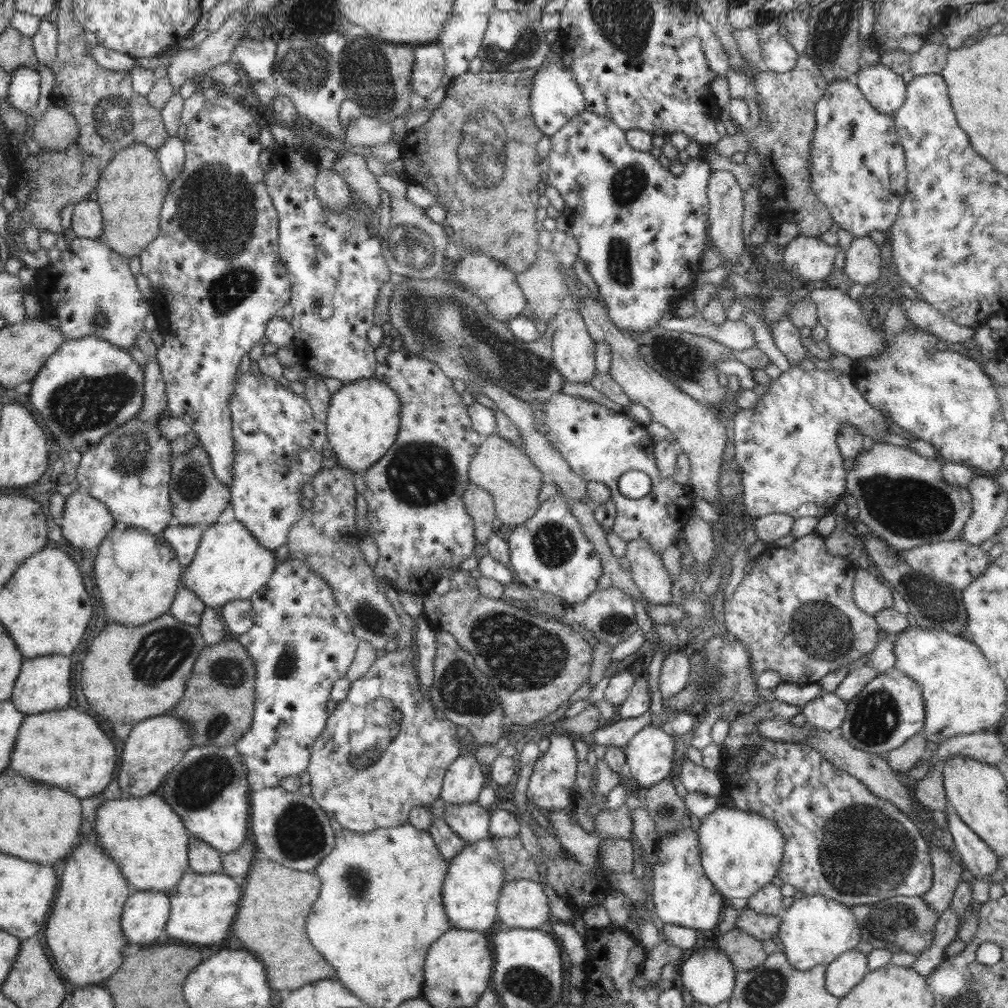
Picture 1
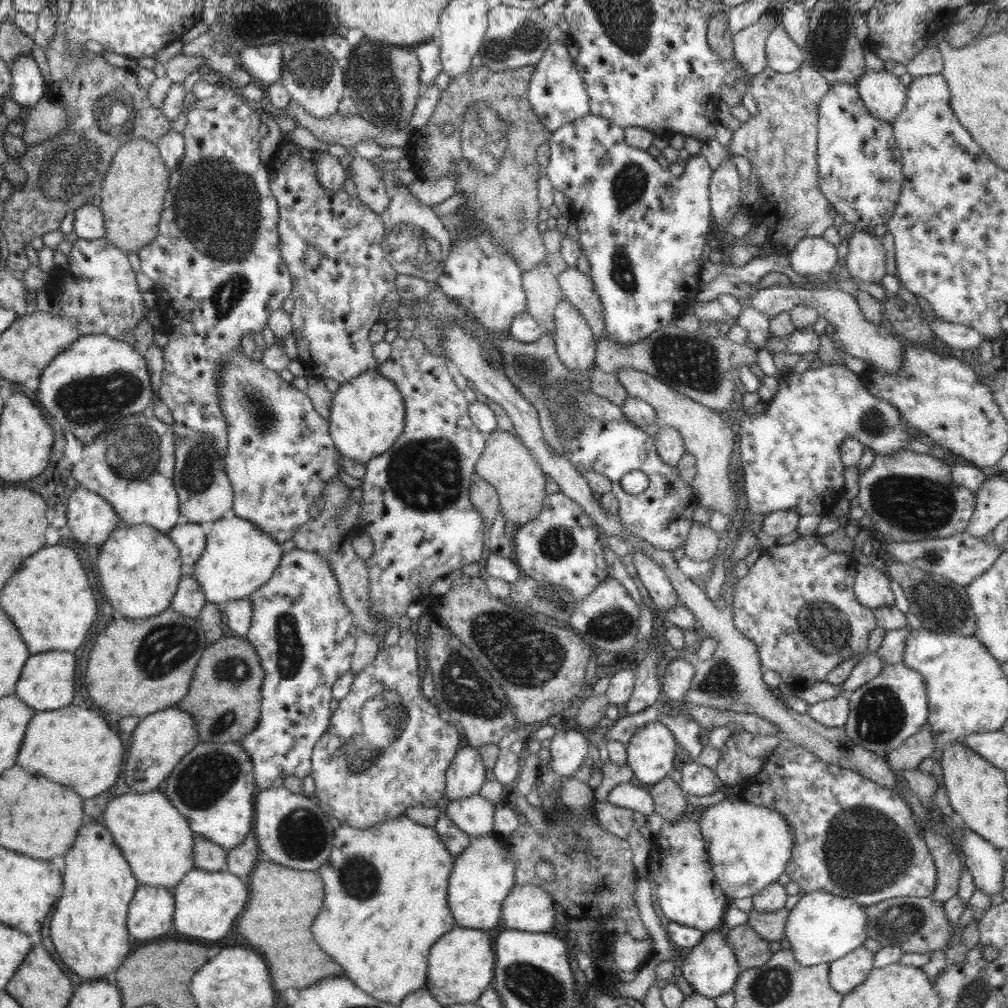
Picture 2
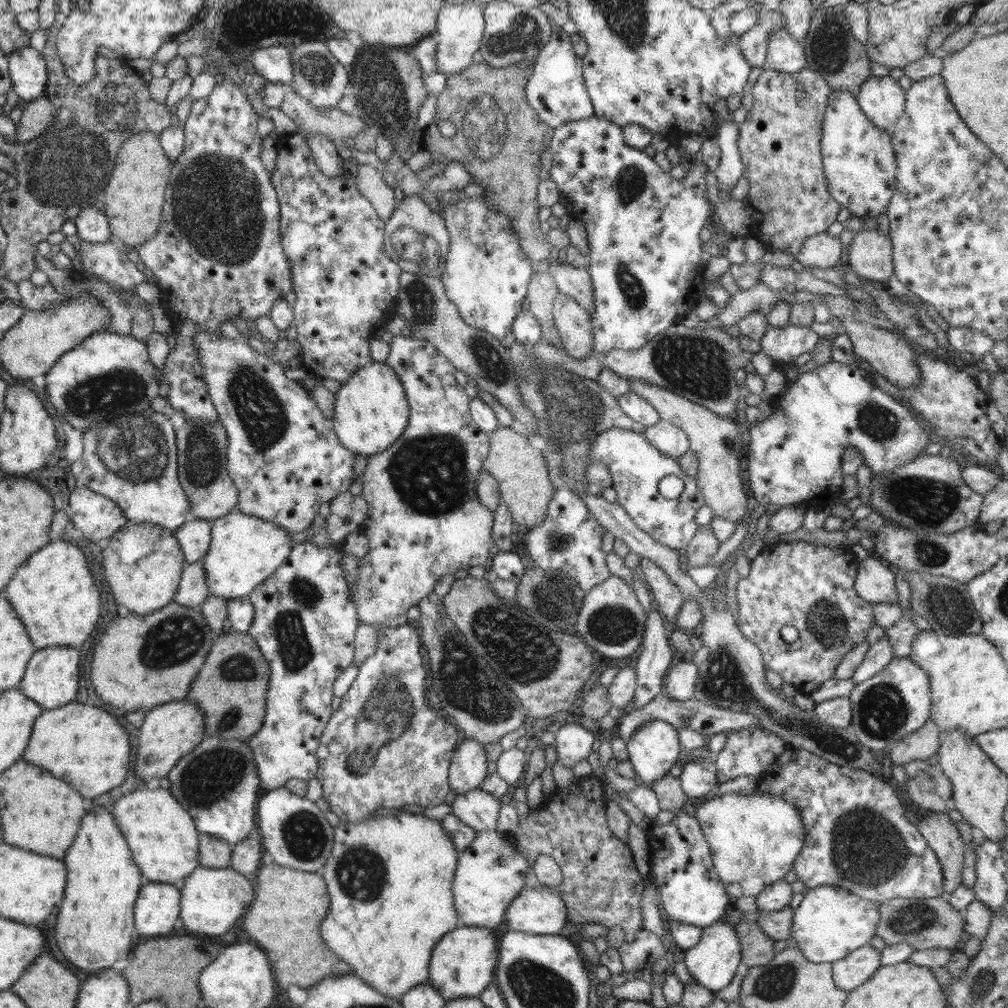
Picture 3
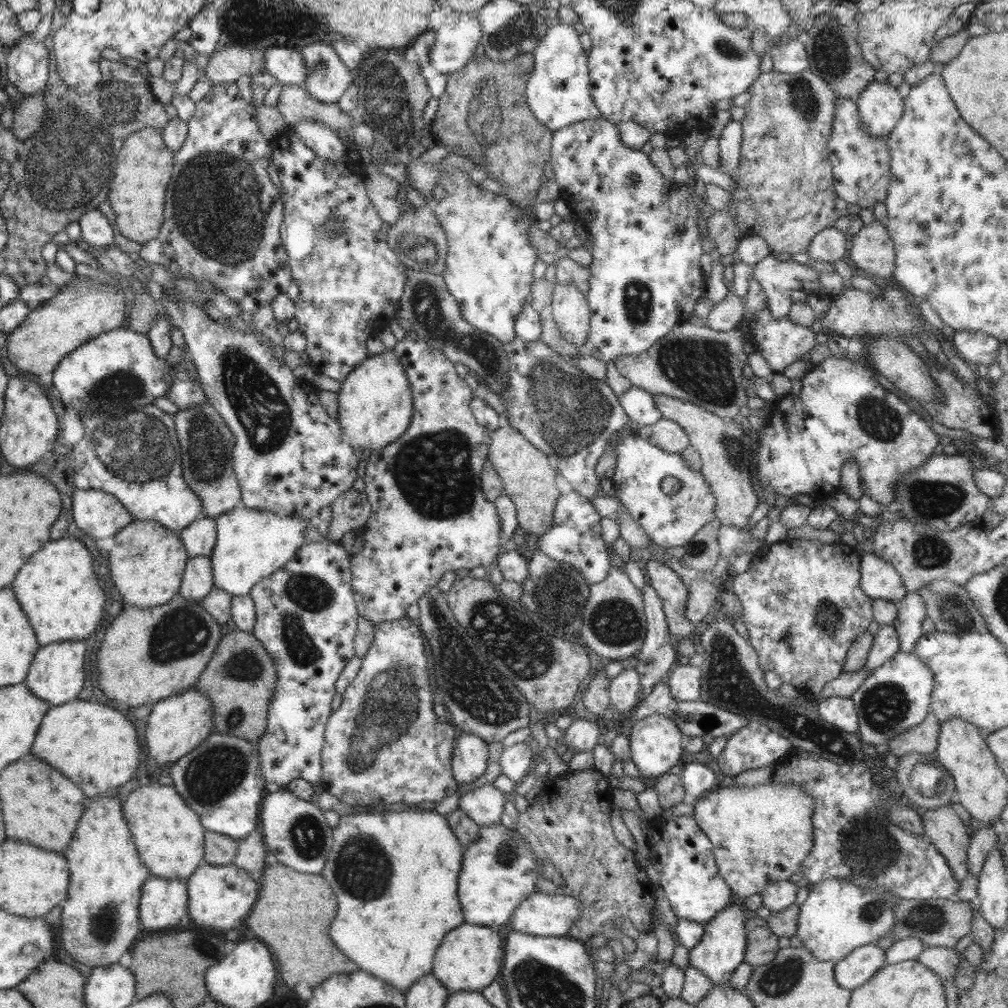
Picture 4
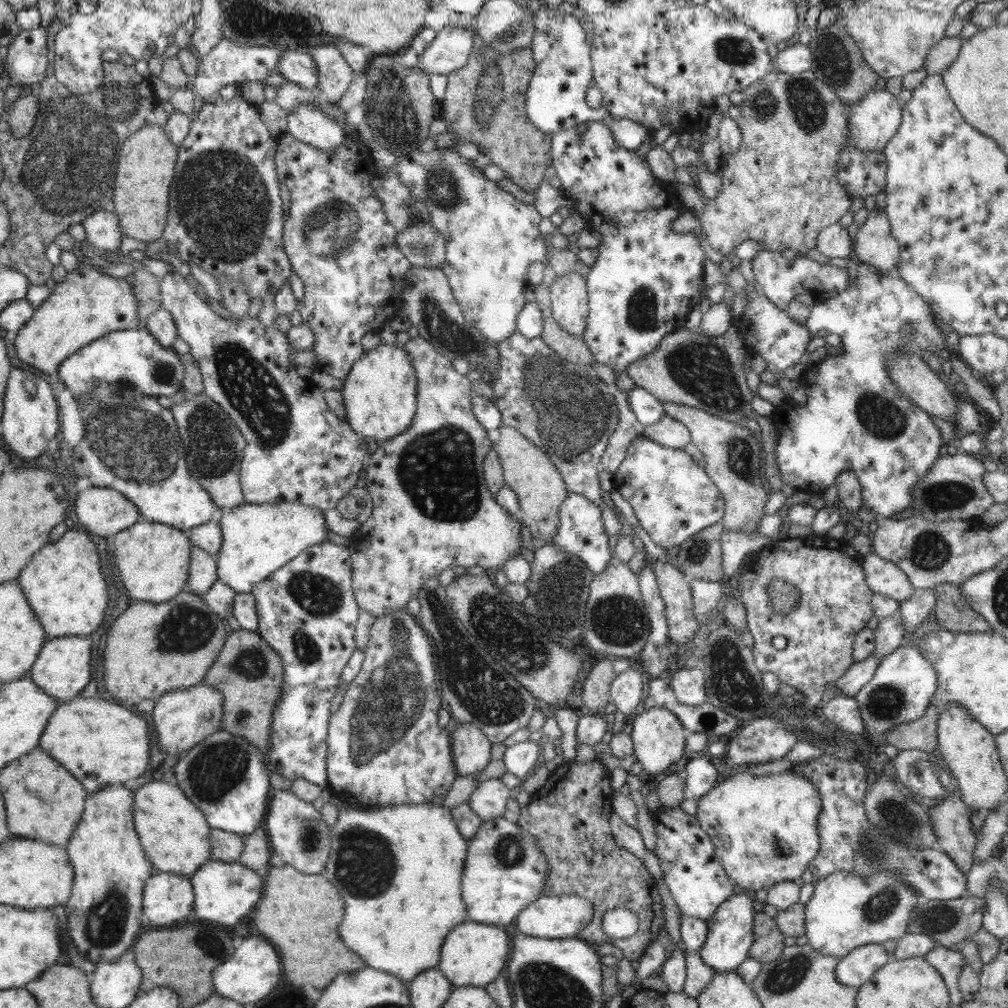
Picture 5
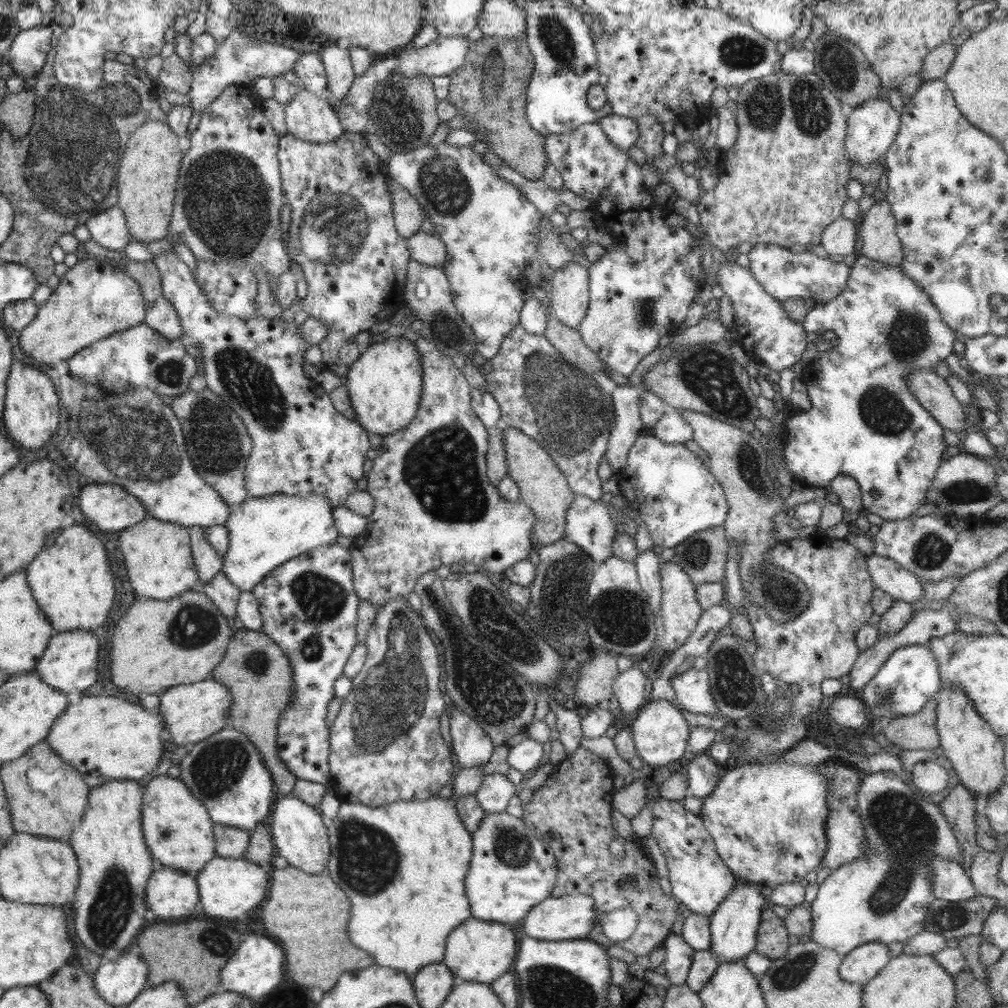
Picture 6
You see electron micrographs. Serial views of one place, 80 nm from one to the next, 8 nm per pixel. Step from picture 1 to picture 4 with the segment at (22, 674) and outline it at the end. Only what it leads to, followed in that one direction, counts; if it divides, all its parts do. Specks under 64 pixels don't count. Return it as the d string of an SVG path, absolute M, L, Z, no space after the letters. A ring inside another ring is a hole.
M64 640L41 646L30 663L25 678L26 686L34 696L45 700L52 707L73 701L84 688L84 654L86 644L80 641Z

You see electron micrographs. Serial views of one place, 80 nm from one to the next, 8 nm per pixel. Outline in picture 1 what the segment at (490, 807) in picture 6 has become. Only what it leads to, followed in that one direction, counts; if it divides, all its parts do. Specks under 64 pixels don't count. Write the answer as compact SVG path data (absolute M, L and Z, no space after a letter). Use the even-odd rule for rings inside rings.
M478 802L447 804L444 820L466 845L492 837L489 833L490 809L485 809Z

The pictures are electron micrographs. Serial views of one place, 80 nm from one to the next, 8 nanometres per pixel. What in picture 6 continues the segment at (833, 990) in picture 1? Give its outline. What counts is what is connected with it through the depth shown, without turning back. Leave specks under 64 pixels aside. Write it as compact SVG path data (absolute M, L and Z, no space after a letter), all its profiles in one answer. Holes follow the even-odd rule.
M862 944L843 957L839 967L840 977L848 983L864 986L886 967L891 958L886 944Z

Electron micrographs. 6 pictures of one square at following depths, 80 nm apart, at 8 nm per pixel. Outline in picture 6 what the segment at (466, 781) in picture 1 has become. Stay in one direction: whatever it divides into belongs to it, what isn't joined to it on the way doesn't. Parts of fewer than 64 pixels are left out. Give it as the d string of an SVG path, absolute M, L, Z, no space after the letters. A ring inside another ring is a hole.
M453 702L448 705L450 713L451 751L463 768L486 765L493 753L493 742L480 724L464 714Z

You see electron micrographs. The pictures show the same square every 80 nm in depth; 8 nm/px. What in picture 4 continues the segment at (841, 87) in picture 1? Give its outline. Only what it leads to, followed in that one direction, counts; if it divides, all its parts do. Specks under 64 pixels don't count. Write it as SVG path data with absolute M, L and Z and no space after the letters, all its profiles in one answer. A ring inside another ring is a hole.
M840 97L834 103L835 119L830 136L829 161L833 172L833 189L848 204L860 208L871 208L883 202L891 181L889 150L886 139L872 140L862 132L857 104L846 97Z

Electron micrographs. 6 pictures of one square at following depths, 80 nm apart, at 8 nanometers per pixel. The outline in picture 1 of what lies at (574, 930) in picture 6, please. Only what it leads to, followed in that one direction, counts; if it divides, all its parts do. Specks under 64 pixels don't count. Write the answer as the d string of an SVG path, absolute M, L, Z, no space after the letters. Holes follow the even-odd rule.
M508 878L497 900L497 918L508 928L540 930L552 919L548 897L537 882Z

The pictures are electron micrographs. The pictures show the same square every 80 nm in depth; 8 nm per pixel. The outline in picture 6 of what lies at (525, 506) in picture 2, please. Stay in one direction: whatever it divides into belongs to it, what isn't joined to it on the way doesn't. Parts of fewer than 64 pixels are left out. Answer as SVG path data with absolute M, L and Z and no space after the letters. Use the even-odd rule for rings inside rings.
M506 427L503 430L503 441L508 467L507 476L518 486L519 499L536 515L536 526L532 536L537 545L554 544L565 534L566 512L576 499L576 494L570 491L566 477L562 475L546 449L526 436L526 433L518 428Z

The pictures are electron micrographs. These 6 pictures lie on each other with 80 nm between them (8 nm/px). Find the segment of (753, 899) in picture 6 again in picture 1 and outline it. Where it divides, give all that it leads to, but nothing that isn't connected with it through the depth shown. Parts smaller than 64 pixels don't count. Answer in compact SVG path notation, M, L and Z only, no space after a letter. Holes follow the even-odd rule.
M717 946L693 953L680 963L678 971L679 987L686 989L696 1003L716 1007L732 997L737 972Z

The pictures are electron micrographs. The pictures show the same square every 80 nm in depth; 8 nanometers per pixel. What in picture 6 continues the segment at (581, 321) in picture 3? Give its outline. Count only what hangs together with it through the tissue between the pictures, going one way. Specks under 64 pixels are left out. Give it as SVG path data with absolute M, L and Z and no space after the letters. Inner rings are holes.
M569 262L564 268L554 270L551 274L551 280L547 287L550 291L551 309L553 315L568 328L579 330L580 323L587 314L589 305L589 286L590 278L586 266L577 262Z

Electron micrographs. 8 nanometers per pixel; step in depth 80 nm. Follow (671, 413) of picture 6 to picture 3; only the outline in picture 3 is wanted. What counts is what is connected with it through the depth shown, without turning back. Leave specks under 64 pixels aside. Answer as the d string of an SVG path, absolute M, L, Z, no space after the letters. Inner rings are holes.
M660 419L658 424L645 427L642 434L654 448L670 458L680 458L688 452L690 441L687 434L670 421Z

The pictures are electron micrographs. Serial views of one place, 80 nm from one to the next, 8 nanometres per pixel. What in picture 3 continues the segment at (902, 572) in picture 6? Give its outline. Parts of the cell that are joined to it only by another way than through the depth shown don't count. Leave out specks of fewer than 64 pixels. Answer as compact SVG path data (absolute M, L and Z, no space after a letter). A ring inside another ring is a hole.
M872 553L857 565L855 589L860 598L872 605L897 602L894 568Z

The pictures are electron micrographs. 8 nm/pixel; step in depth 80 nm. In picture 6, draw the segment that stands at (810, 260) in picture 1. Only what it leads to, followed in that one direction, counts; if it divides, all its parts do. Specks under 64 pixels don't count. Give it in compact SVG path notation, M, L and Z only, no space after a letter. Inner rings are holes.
M841 216L823 230L822 248L832 255L848 256L848 254L855 253L856 238L858 238L856 231L854 220L844 219Z

